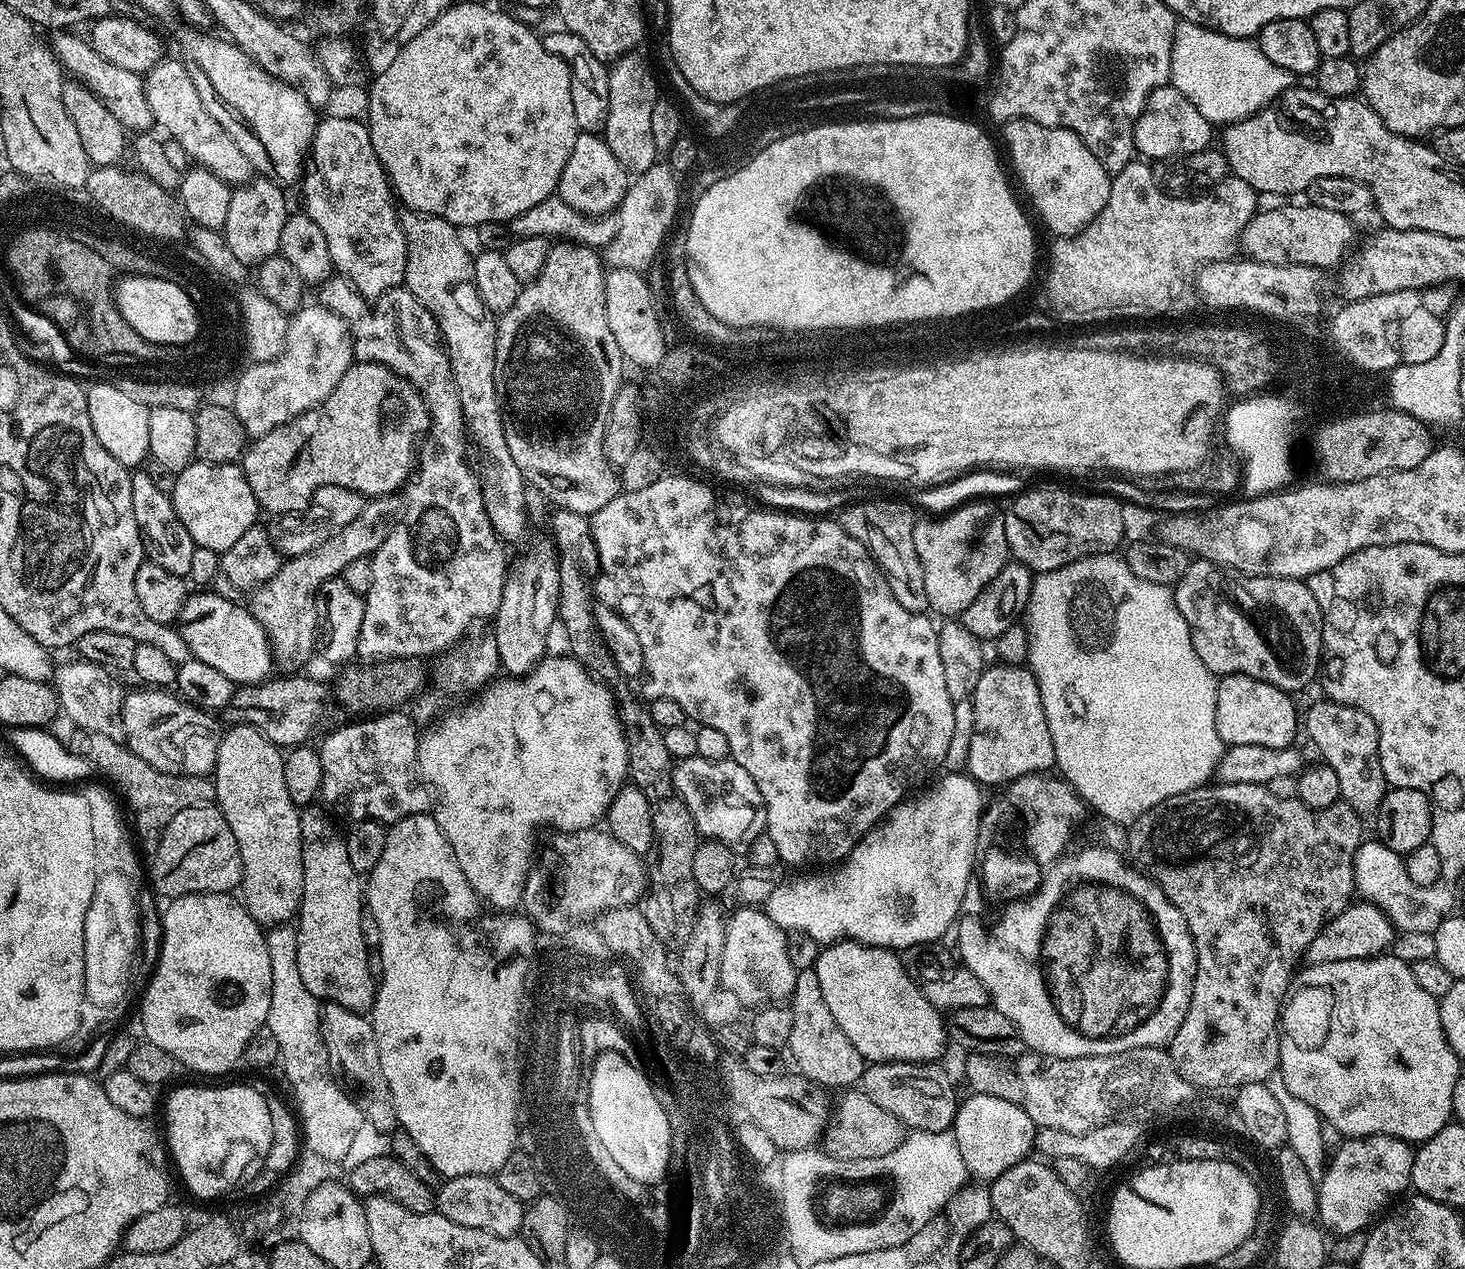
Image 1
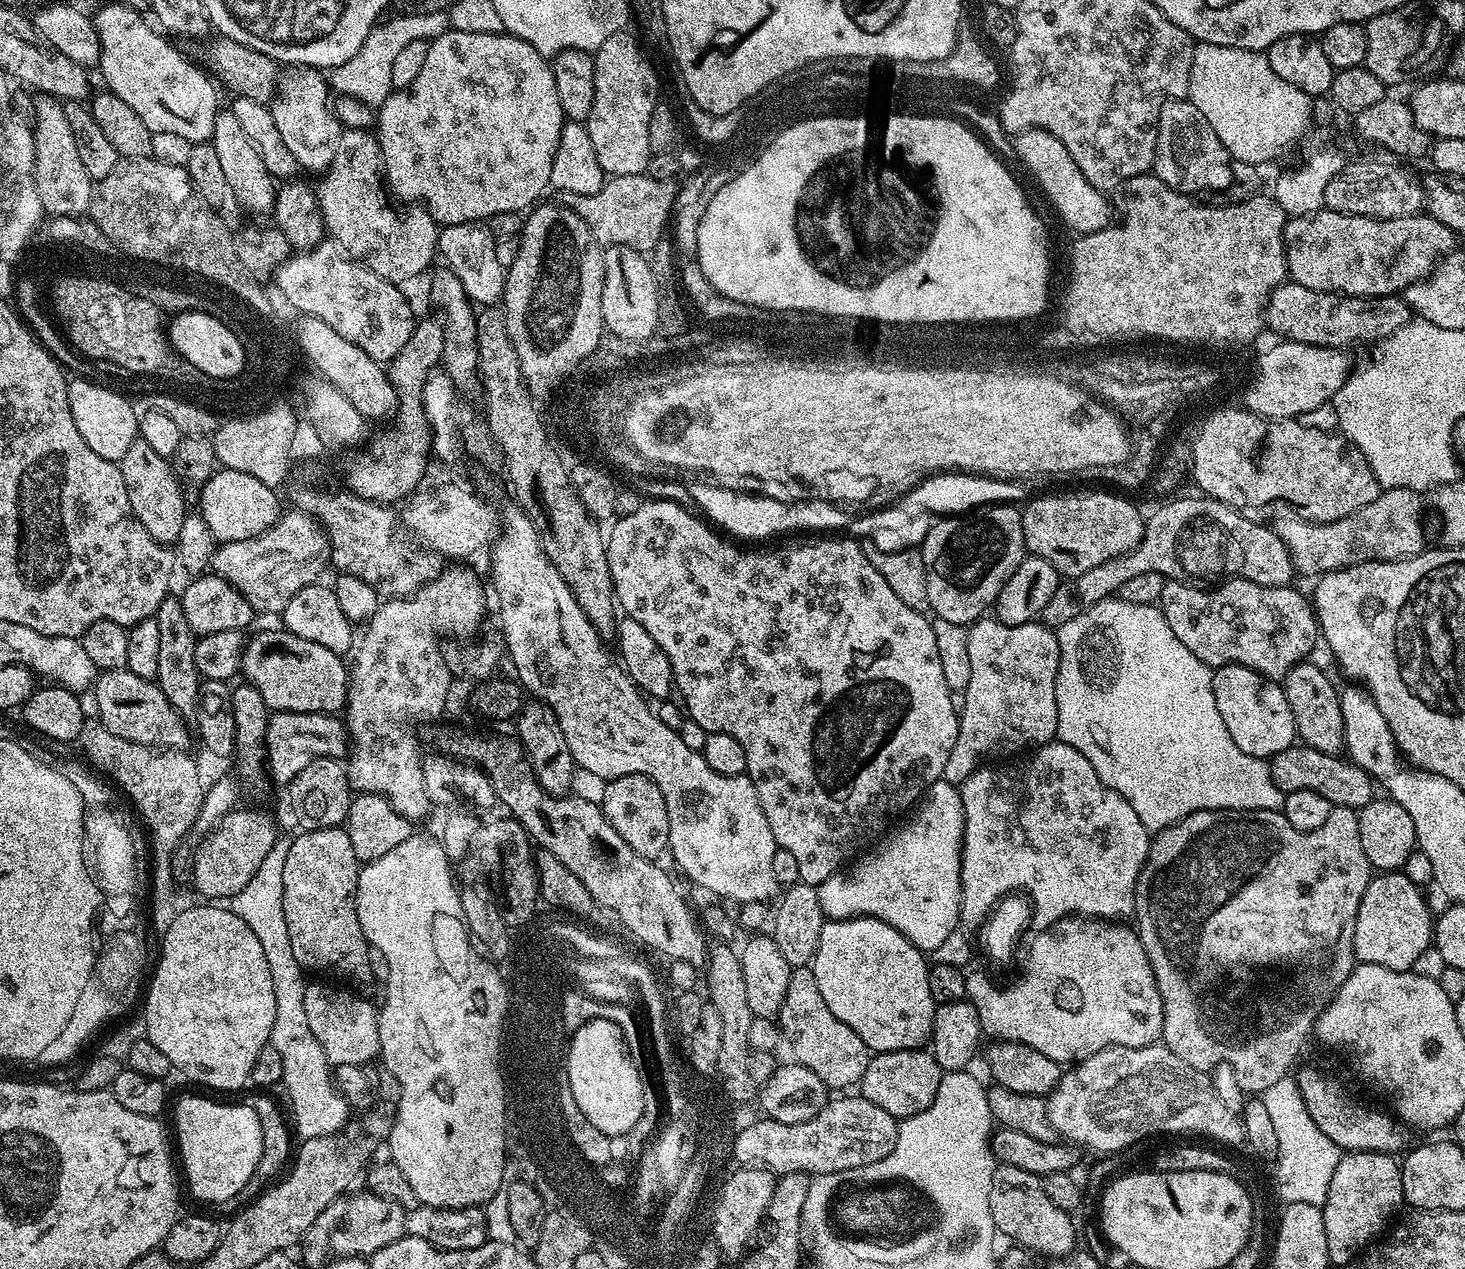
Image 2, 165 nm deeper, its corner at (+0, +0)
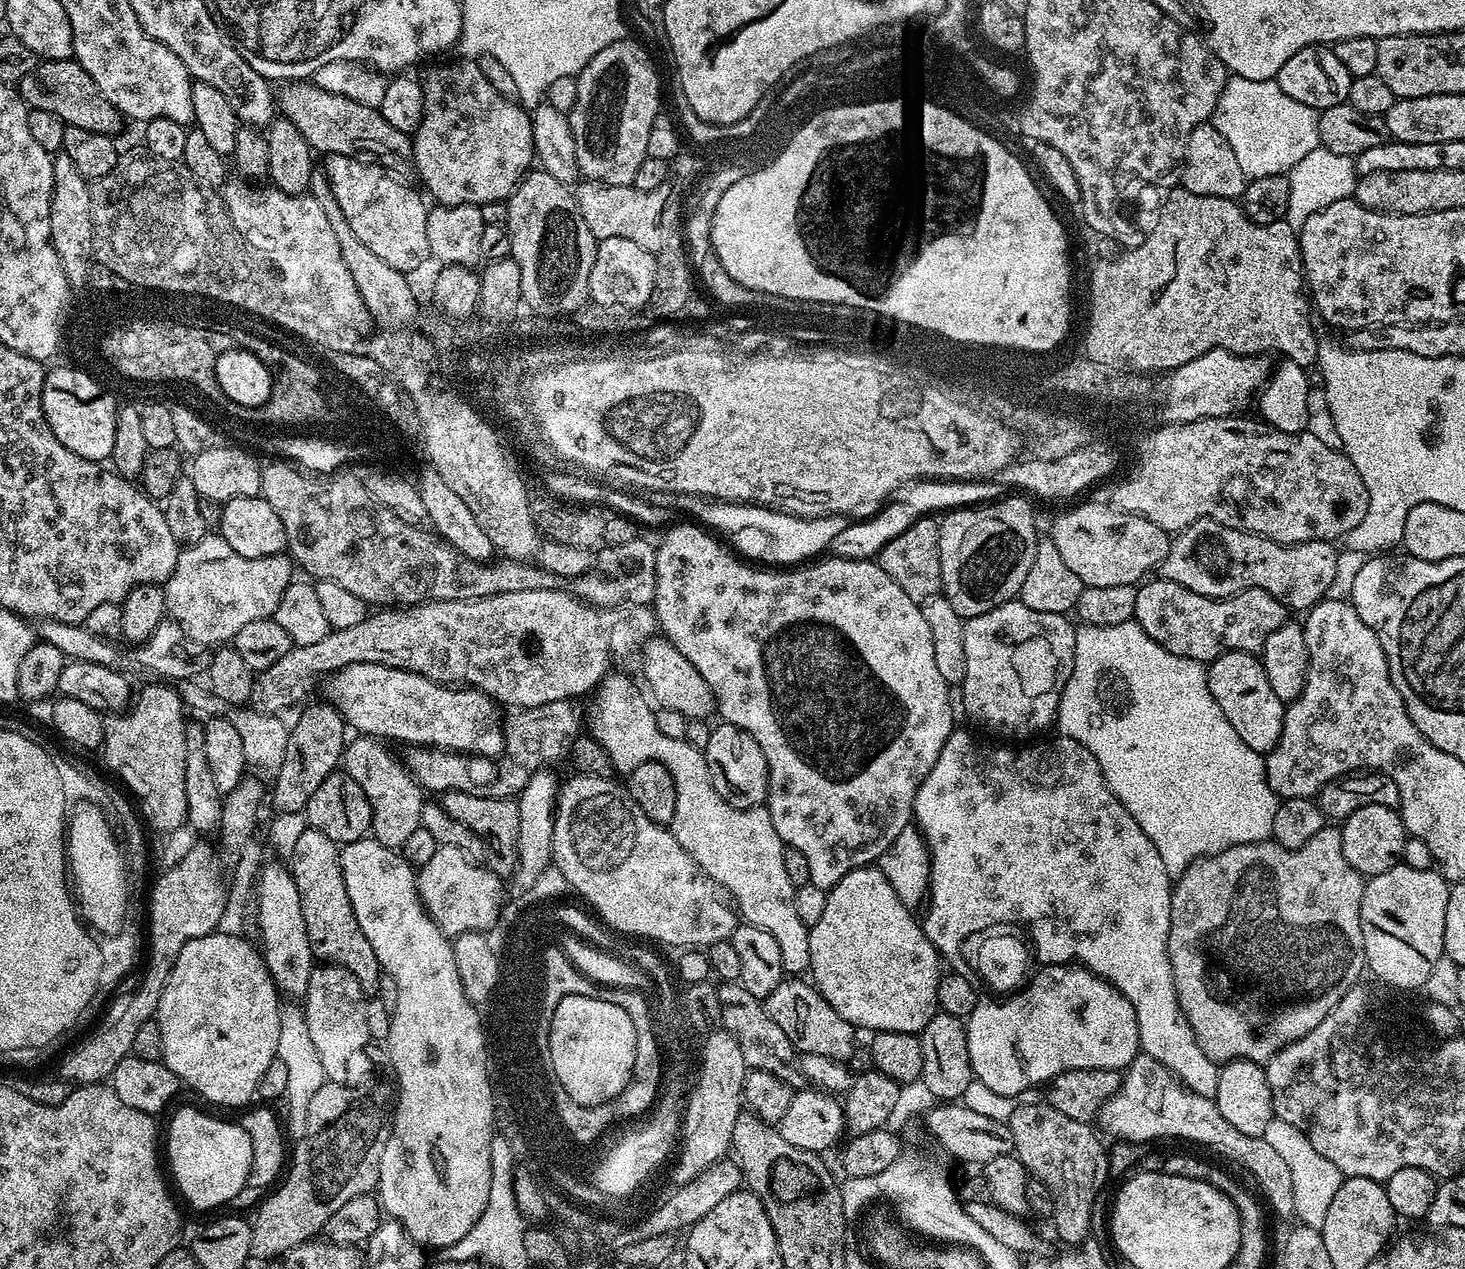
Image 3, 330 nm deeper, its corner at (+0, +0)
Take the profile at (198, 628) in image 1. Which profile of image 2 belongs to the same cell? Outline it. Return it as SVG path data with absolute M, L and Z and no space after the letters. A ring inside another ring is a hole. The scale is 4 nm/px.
M260 632L249 639L240 656L242 676L262 694L269 709L278 712L326 712L336 714L345 707L348 698L350 672L337 653L306 642L292 632Z

